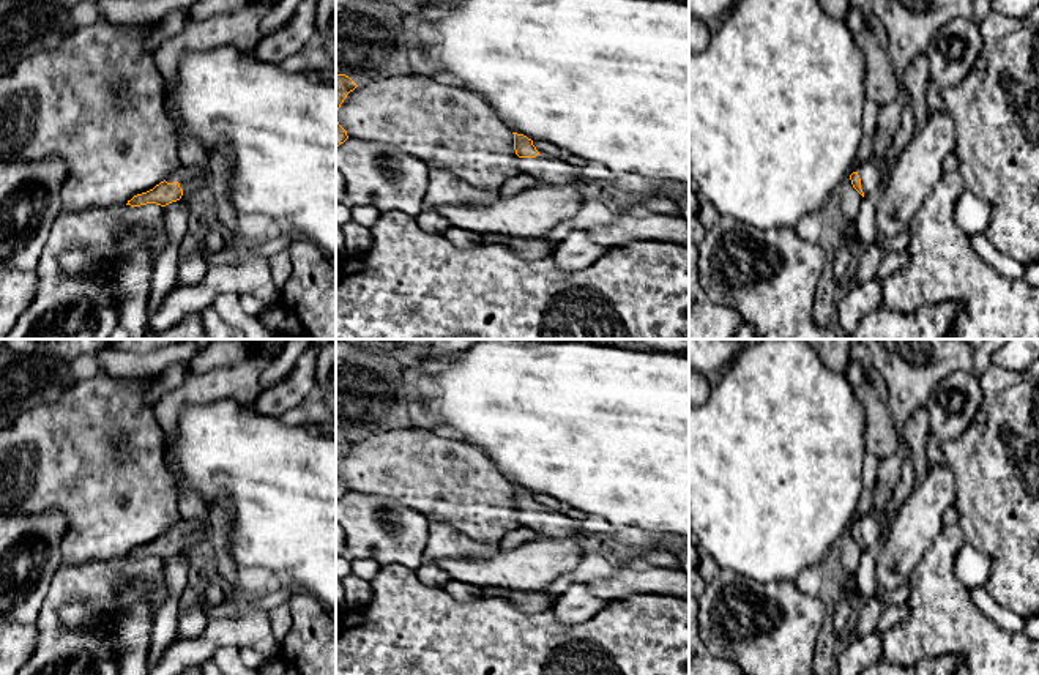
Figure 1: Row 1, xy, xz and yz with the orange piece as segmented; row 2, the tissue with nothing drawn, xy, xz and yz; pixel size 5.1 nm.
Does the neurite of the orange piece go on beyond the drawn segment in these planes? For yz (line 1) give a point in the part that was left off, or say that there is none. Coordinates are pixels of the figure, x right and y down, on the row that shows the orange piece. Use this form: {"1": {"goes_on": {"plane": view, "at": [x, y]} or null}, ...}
{"1": {"goes_on": {"plane": "yz", "at": [871, 174]}}}

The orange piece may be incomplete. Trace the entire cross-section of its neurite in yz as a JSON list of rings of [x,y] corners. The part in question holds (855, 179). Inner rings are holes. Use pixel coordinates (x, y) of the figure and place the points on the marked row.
[[[881,159],[862,164],[850,175],[853,188],[864,197],[877,197],[883,177]]]

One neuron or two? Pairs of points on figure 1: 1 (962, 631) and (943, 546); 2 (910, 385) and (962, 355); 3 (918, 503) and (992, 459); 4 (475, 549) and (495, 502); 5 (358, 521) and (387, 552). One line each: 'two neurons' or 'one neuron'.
1: one neuron
2: one neuron
3: two neurons
4: two neurons
5: one neuron

